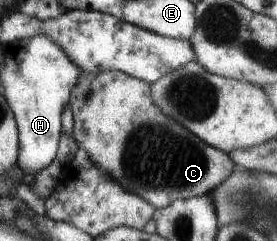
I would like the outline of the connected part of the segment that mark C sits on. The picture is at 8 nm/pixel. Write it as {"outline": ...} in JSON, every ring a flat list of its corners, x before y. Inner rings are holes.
{"outline":[[119,69,102,70,100,73,83,72,74,86,69,103,73,114,72,135,78,148,88,152,96,167,107,171,112,179,150,202,156,209,165,209,179,199,207,195,231,171,237,169,229,154,204,143,203,139,165,114,152,98,150,83]]}

